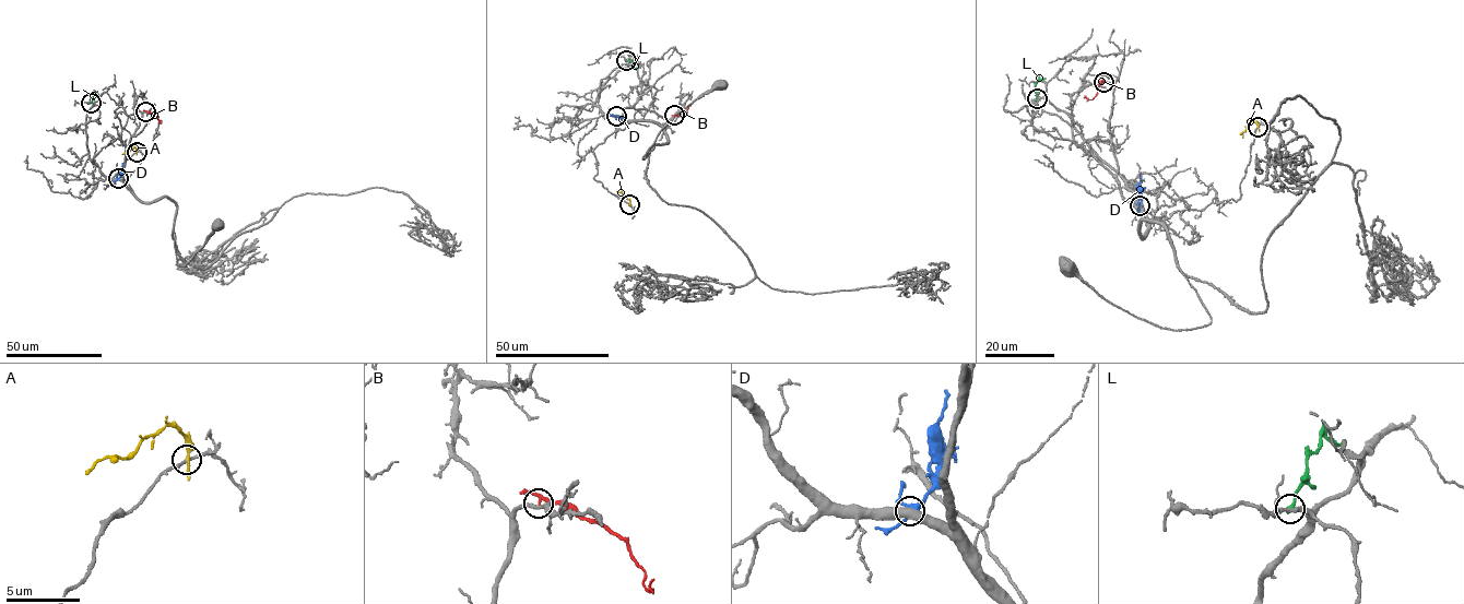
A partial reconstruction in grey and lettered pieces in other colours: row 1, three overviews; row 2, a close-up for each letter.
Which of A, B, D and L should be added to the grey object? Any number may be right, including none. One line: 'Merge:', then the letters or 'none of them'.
Merge: none of them

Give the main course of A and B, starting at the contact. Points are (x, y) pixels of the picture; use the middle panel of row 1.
A: (629, 204), (629, 200), (616, 191)
B: (674, 116), (686, 113), (691, 104)

